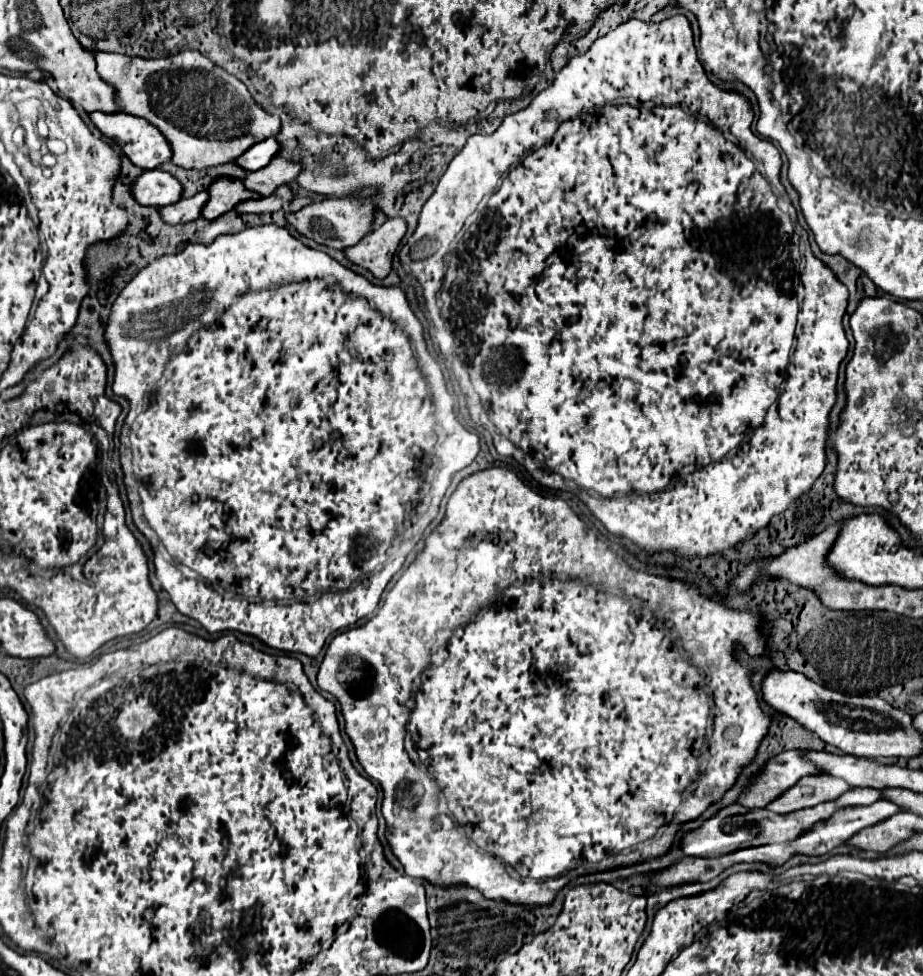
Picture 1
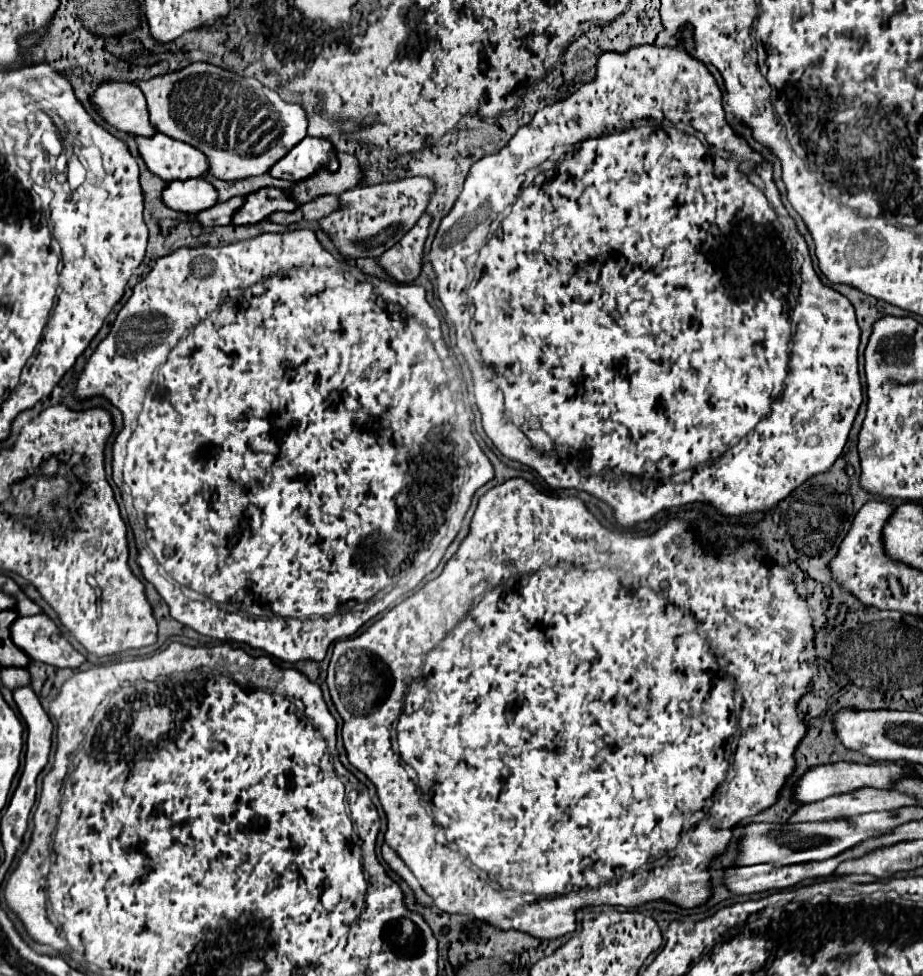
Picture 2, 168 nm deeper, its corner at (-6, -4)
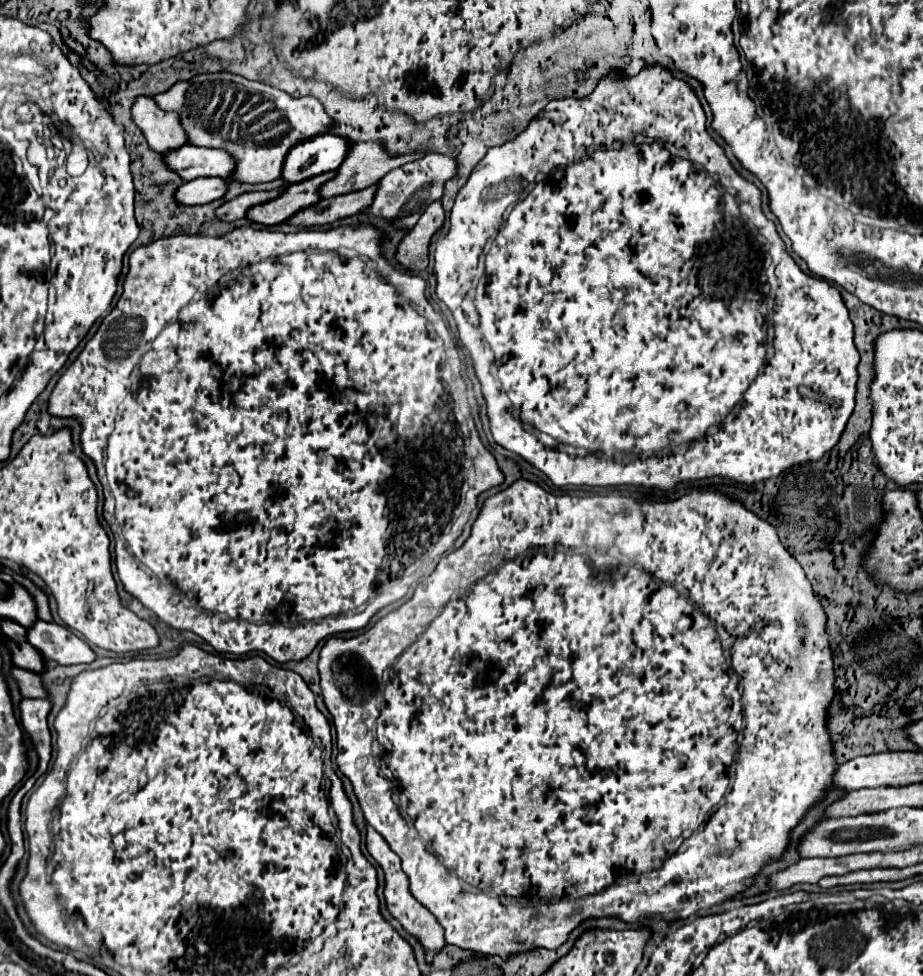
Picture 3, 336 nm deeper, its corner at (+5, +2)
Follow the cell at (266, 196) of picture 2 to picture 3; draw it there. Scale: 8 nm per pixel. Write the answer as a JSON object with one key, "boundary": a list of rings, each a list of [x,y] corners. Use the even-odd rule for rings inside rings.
{"boundary":[[[328,172],[328,174],[314,176],[312,180],[302,180],[300,184],[288,184],[284,188],[284,194],[276,196],[276,200],[268,200],[268,204],[258,204],[258,208],[250,208],[248,220],[264,224],[264,226],[284,222],[298,210],[316,204],[320,200],[318,198],[320,184],[324,184],[332,176],[334,176],[334,172]]]}

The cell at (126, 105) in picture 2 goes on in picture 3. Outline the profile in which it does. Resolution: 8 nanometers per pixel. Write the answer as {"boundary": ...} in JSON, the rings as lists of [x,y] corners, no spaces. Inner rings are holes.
{"boundary":[[[138,96],[130,108],[130,114],[134,124],[142,130],[148,146],[156,152],[180,148],[188,142],[180,126],[178,114],[160,110],[148,96]]]}

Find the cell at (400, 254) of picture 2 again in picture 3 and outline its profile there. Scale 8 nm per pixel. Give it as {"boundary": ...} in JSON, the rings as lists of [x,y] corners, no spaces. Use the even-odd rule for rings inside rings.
{"boundary":[[[432,202],[424,214],[420,216],[420,220],[416,222],[416,226],[400,240],[398,248],[396,248],[396,262],[400,266],[404,266],[406,270],[426,270],[428,266],[428,242],[432,238],[432,234],[442,226],[444,222],[444,210],[440,206],[440,202]]]}

